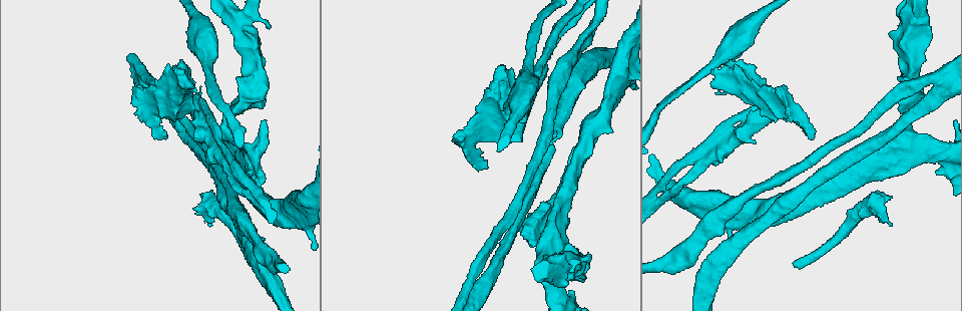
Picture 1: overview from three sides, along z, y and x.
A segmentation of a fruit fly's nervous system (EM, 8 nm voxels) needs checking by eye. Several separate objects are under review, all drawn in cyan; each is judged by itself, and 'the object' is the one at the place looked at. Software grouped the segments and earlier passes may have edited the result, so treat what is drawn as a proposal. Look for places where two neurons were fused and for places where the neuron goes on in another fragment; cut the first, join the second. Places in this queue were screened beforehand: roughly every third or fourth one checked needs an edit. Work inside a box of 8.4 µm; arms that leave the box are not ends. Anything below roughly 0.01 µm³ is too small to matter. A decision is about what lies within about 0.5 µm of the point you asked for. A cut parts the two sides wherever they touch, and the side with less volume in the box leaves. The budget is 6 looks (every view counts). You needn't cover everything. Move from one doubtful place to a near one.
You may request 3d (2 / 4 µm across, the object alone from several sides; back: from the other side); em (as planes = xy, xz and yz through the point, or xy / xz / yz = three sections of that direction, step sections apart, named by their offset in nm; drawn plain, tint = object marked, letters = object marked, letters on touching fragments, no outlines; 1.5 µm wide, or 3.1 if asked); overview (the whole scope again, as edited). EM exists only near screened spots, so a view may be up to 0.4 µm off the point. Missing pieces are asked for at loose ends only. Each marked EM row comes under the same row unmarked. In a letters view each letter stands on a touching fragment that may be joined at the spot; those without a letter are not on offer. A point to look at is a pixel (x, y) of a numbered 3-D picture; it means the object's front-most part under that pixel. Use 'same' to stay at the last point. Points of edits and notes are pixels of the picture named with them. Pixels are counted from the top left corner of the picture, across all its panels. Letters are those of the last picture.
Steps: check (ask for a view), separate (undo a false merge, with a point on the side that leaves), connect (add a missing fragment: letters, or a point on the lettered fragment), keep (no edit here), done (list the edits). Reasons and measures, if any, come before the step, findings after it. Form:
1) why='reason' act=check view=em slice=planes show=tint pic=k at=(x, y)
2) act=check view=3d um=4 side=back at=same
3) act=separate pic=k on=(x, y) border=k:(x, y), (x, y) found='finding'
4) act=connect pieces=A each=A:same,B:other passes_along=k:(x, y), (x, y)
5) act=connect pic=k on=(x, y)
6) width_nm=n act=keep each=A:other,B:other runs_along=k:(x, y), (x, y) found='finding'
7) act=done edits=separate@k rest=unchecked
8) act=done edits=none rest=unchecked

why='free end' act=check view=3d um=2 pic=1 at=(889, 197)

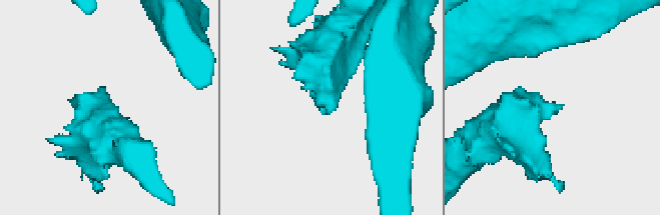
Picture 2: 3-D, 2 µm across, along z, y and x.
why='need the tissue' act=check view=em slice=planes show=tint pic=2 at=(562, 106)

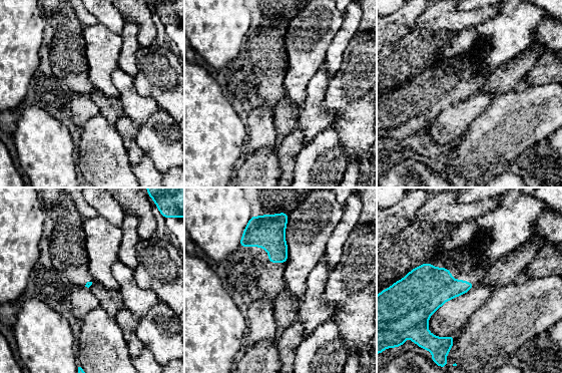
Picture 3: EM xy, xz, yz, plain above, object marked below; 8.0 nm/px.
act=check view=em slice=planes show=letters at=same

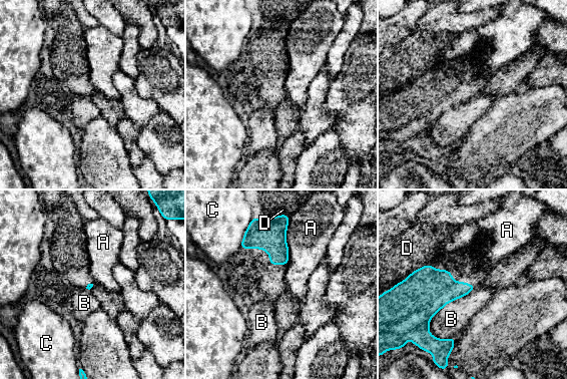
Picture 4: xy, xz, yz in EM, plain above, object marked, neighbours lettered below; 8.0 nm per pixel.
act=keep each=A:other,B:other,C:other,D:other border=4:(475, 287), (431, 318), (432, 336) found='no lettered fragment goes on from it'

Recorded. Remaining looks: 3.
act=check view=3d um=4 pic=1 at=(558, 286)

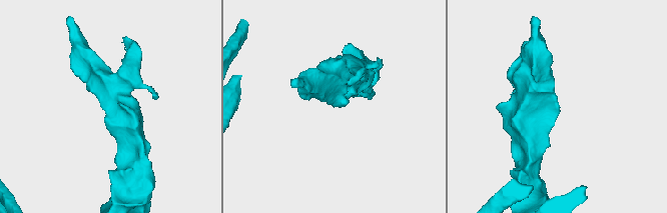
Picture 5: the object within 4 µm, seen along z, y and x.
why='need the tissue' act=check view=em slice=xy step=8 show=letters pic=5 at=(332, 104)

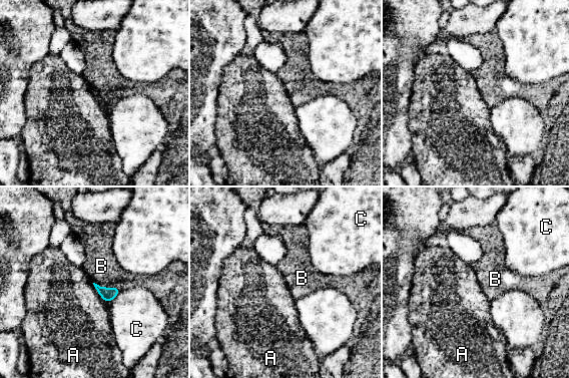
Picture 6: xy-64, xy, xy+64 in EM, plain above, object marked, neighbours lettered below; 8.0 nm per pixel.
act=keep each=A:other,B:other,C:other border=6:(92, 283), (97, 293), (106, 302) found='no lettered fragment goes on from it'

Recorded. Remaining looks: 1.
act=done edits=none rest=unchecked

